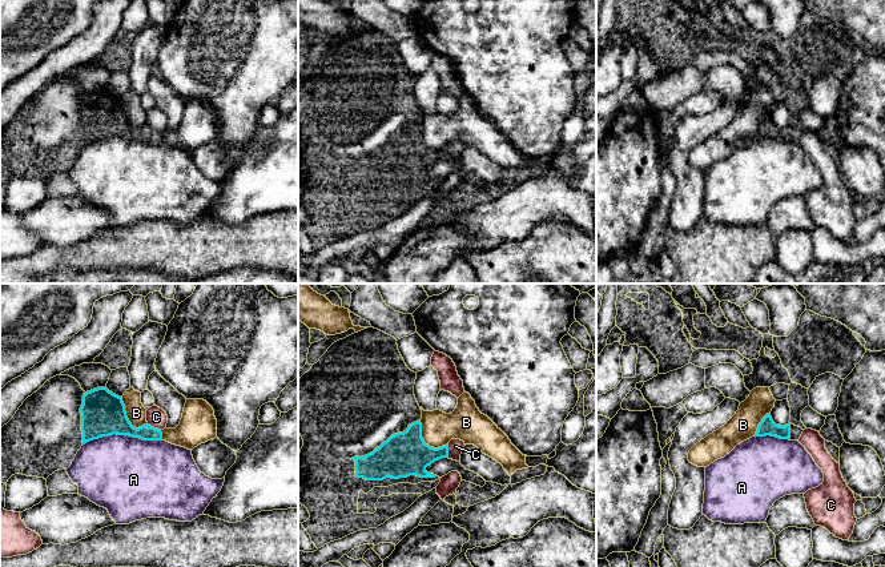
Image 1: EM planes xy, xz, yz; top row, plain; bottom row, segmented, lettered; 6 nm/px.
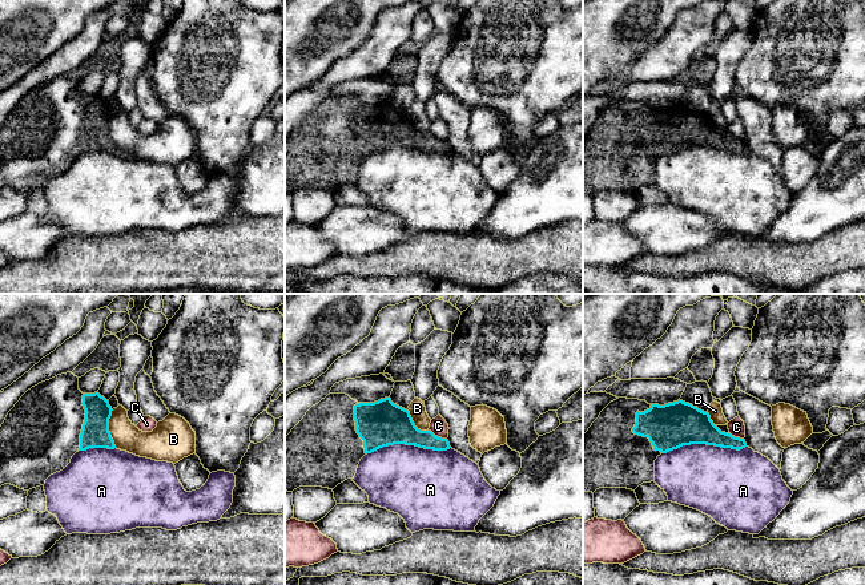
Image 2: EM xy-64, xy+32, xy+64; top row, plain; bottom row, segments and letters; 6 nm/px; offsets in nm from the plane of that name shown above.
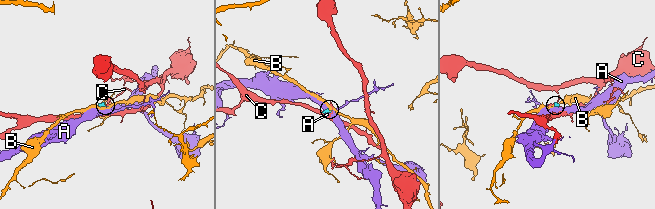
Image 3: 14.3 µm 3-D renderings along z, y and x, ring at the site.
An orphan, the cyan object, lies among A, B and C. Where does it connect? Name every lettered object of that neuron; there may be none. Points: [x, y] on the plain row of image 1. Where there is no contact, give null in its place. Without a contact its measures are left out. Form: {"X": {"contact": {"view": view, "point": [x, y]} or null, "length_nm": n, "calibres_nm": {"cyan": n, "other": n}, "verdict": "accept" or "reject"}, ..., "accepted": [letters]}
{"A": {"contact": {"view": "xy", "point": [121, 136]}, "length_nm": 480, "calibres_nm": {"cyan": 280, "other": 460}, "verdict": "reject"}, "B": {"contact": {"view": "xy", "point": [127, 120]}, "length_nm": 240, "calibres_nm": {"cyan": 280, "other": 120}, "verdict": "reject"}, "C": {"contact": {"view": "xy", "point": [153, 129]}, "length_nm": 100, "calibres_nm": {"cyan": 170, "other": 120}, "verdict": "reject"}, "accepted": []}

